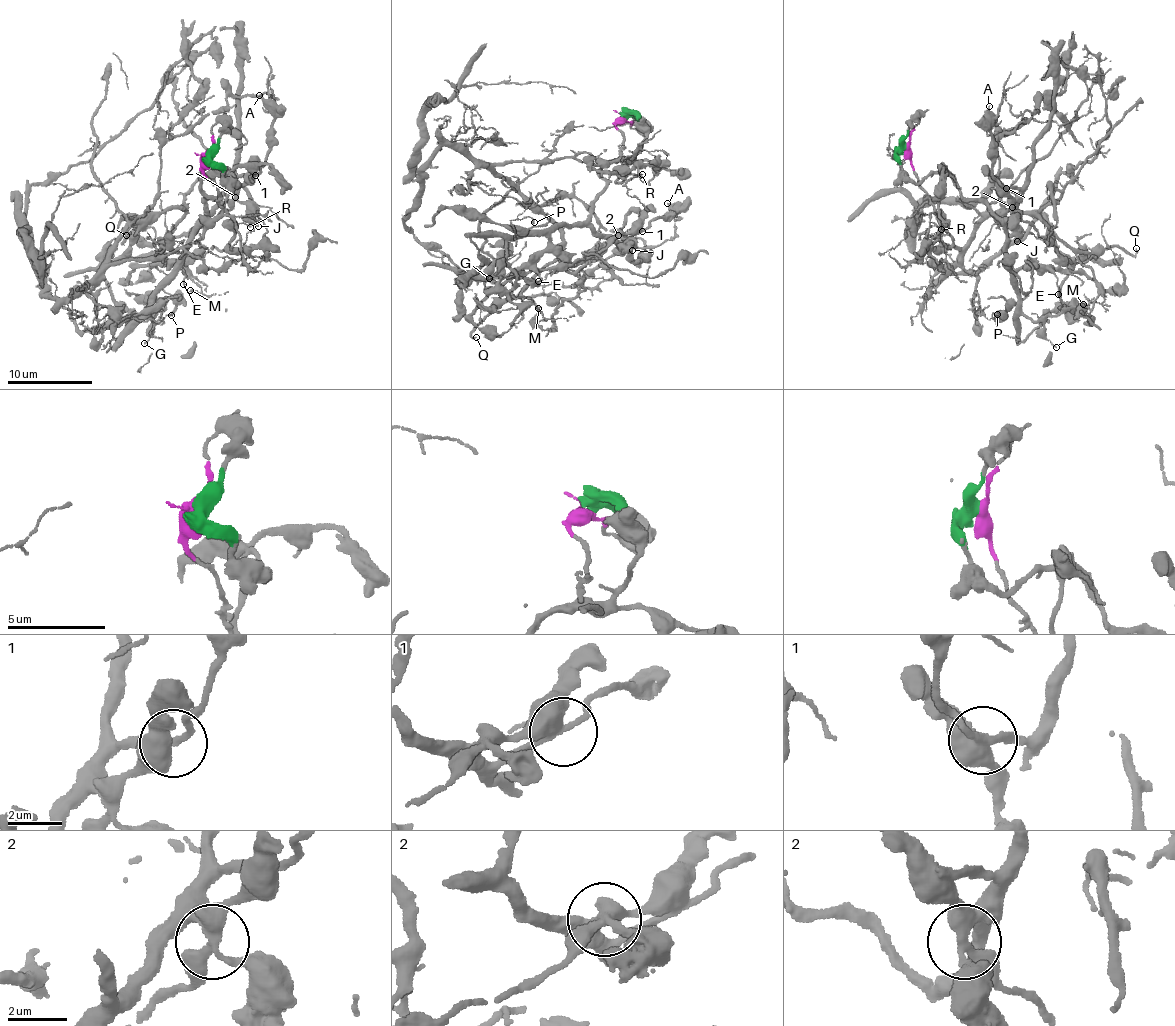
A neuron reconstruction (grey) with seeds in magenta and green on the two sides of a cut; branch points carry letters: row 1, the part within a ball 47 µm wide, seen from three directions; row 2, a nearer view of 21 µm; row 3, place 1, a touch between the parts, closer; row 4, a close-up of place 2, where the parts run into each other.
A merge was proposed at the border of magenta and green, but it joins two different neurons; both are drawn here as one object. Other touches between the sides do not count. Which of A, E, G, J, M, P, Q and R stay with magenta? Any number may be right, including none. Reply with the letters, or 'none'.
M, P, Q

